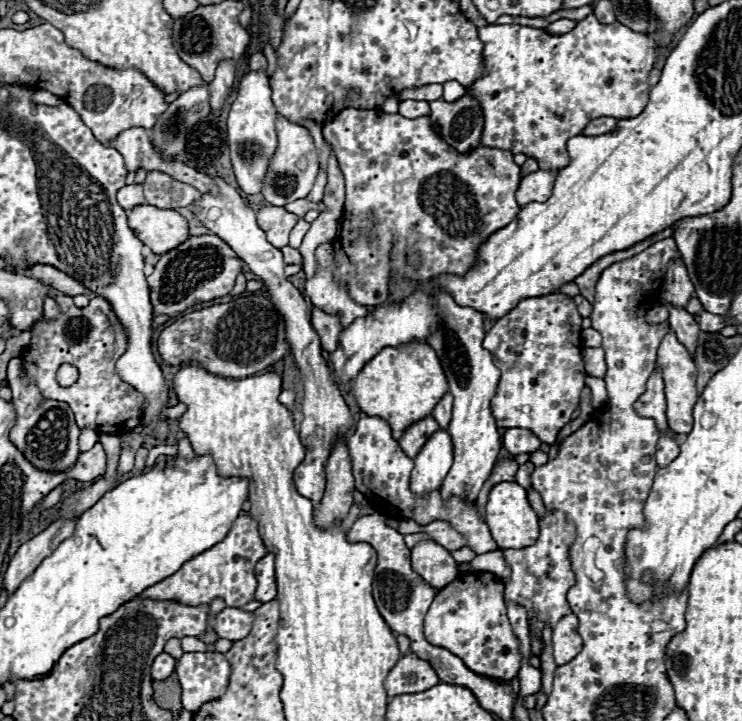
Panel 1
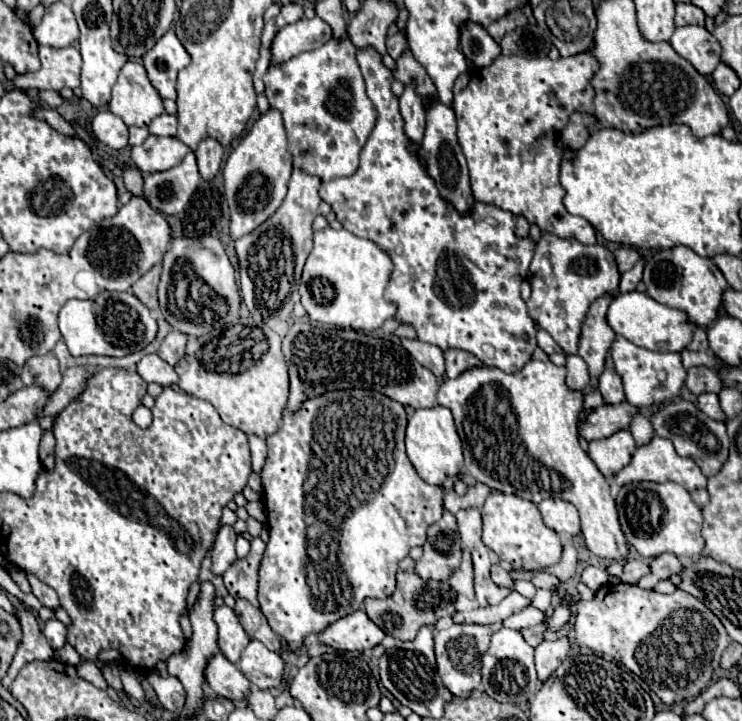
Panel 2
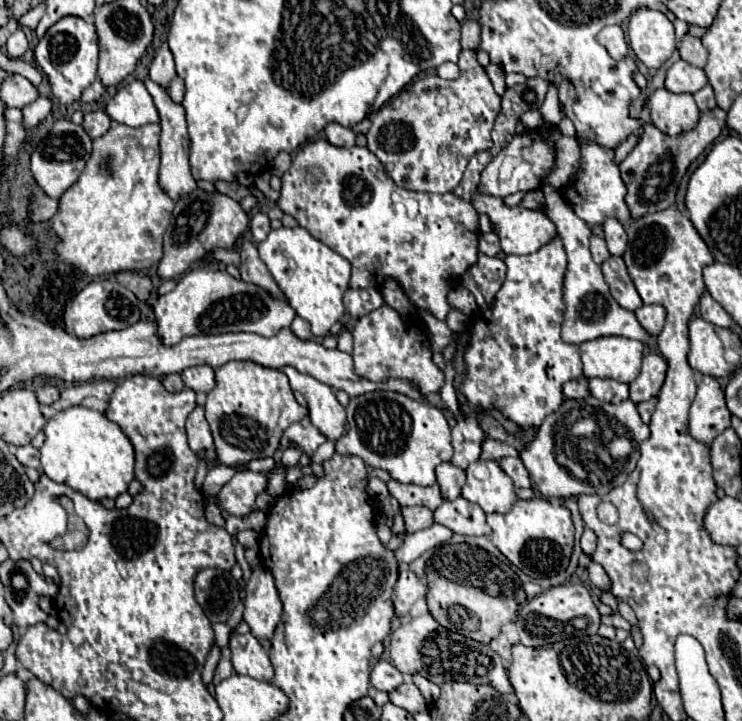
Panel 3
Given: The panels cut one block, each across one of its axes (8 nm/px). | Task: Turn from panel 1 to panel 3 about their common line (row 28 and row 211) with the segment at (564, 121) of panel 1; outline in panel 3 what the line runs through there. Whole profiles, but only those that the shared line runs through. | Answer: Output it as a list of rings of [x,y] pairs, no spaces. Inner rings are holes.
[[[580,140],[580,164],[578,170],[568,178],[566,186],[560,188],[562,198],[566,204],[574,210],[574,214],[584,220],[584,224],[594,230],[596,226],[602,226],[606,218],[616,218],[618,222],[628,224],[632,220],[630,210],[624,202],[626,196],[626,186],[620,178],[618,164],[614,162],[614,148],[604,148],[598,142],[586,142]],[[478,190],[472,192],[470,202],[480,214],[486,214],[490,218],[496,234],[500,236],[500,250],[506,256],[508,254],[532,254],[532,252],[540,250],[540,246],[546,246],[548,242],[552,242],[558,236],[554,222],[542,210],[530,210],[530,208],[524,208],[522,204],[506,206],[504,198],[496,198],[496,196],[478,192]]]

